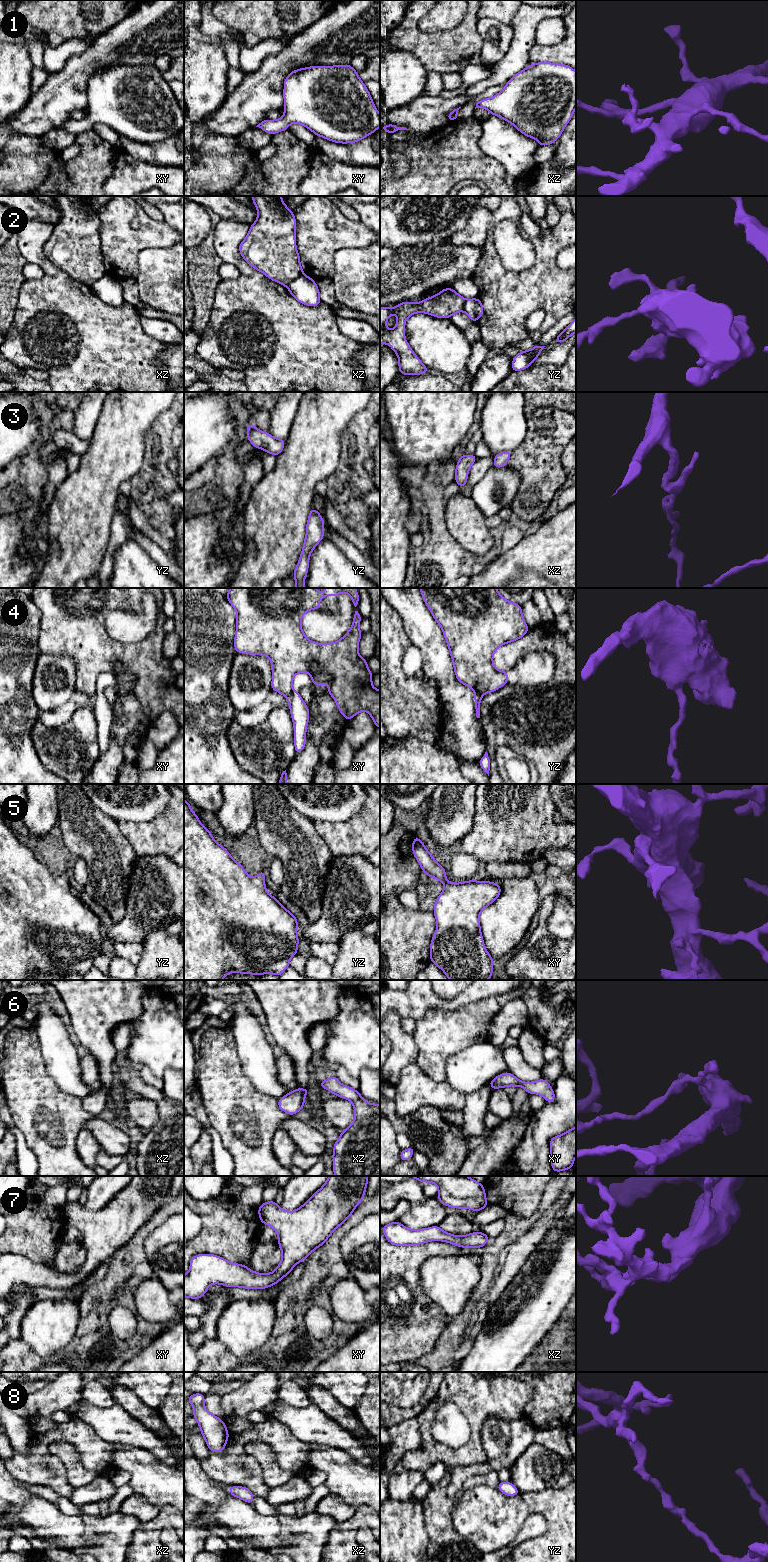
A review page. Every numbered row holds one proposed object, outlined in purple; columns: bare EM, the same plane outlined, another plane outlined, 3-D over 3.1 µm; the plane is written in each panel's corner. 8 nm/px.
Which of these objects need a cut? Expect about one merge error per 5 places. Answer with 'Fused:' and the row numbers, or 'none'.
Fused: 2, 4

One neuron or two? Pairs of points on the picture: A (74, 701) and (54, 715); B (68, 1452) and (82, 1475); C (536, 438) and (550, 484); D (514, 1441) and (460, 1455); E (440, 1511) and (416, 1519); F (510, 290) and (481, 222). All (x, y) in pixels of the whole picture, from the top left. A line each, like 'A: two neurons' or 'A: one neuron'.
A: one neuron
B: one neuron
C: one neuron
D: two neurons
E: two neurons
F: two neurons

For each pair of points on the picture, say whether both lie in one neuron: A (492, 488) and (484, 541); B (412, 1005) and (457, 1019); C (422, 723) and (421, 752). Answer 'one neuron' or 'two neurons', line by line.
A: two neurons
B: two neurons
C: two neurons

